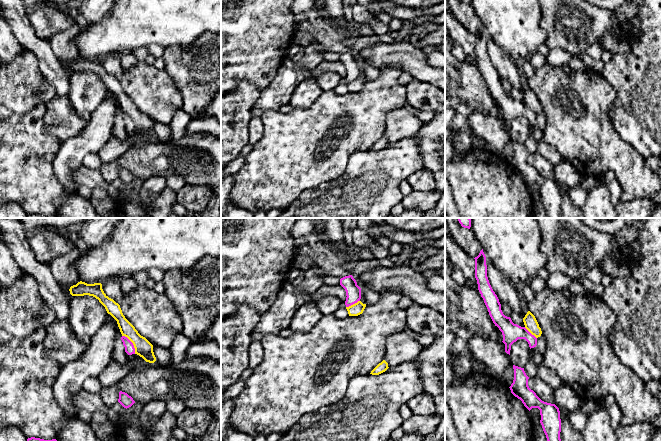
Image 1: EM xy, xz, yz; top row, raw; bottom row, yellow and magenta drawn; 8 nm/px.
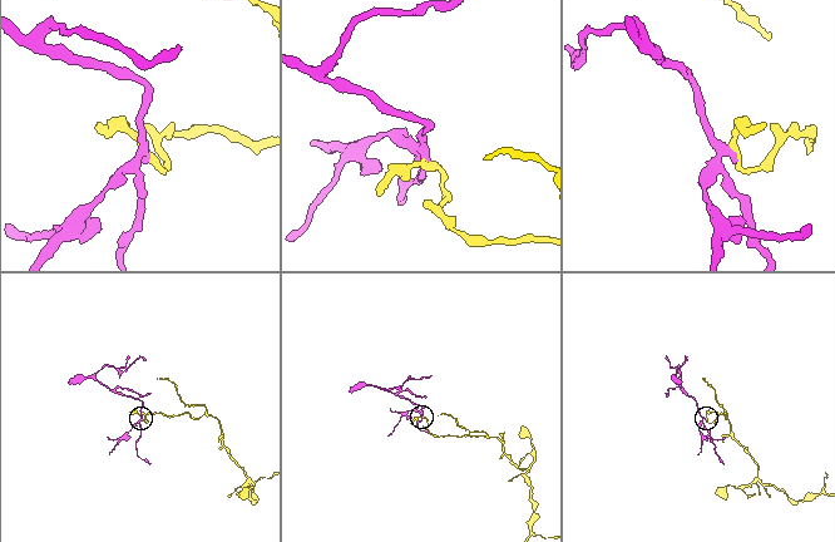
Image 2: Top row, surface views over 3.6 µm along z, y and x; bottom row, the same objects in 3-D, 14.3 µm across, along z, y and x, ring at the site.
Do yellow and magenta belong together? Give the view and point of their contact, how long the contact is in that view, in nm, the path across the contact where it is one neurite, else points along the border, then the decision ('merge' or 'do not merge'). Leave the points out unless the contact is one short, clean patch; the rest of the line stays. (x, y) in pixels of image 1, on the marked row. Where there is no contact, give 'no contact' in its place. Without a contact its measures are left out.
contact xy (132, 342); length 190 nm; border xy (122, 335), (132, 343), (135, 353); do not merge

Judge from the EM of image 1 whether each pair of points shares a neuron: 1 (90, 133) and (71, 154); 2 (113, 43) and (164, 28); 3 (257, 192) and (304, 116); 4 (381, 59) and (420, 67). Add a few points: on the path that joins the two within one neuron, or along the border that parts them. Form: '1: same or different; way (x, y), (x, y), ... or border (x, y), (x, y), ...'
1: same; way (87, 138), (76, 149)
2: same; way (126, 30), (151, 28)
3: same; way (264, 175), (301, 136)
4: same; way (391, 59), (405, 59), (410, 63)

